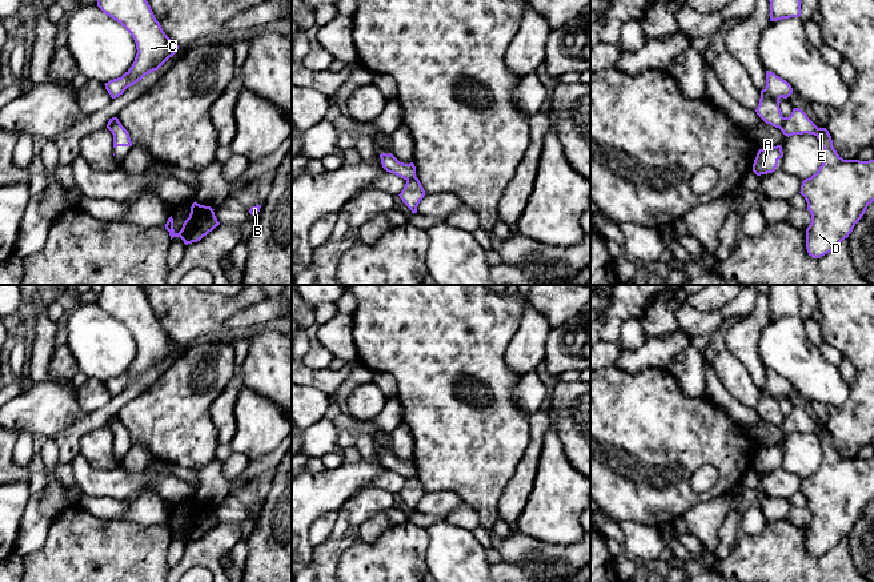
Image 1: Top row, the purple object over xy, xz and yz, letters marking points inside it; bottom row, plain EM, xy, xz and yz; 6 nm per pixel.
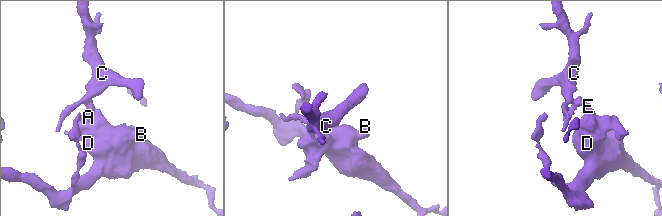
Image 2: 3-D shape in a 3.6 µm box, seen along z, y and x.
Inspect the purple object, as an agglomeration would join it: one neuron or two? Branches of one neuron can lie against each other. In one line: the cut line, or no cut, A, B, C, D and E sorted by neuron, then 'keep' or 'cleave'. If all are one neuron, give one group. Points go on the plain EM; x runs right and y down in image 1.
cut yz (785, 416), (778, 425); groups A B D E / C; cleave

